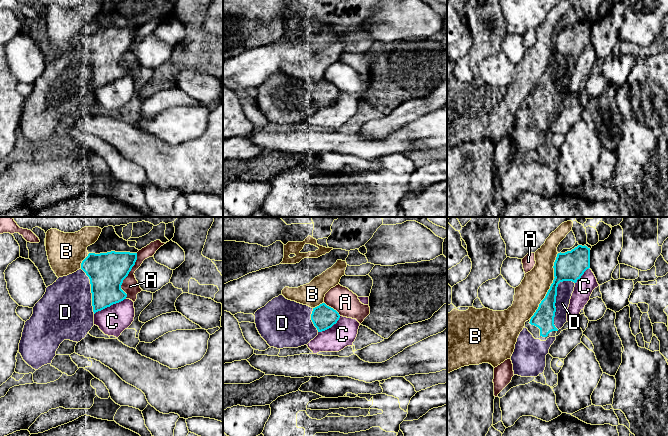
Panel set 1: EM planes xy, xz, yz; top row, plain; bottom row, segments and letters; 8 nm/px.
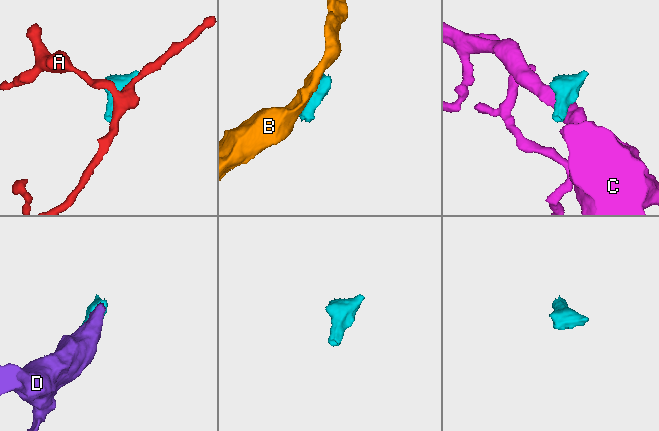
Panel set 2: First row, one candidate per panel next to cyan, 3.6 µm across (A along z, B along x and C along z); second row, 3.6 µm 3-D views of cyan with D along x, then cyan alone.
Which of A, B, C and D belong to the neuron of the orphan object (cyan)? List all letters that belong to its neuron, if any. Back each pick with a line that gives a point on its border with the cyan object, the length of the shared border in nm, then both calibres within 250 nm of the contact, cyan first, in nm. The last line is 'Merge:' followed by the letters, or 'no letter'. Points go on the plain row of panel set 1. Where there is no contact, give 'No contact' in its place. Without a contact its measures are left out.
D: Touches cyan at yz (555, 76). Shared border 420 nm. Thickness 170 nm (cyan) against 130 nm
Merge: D

